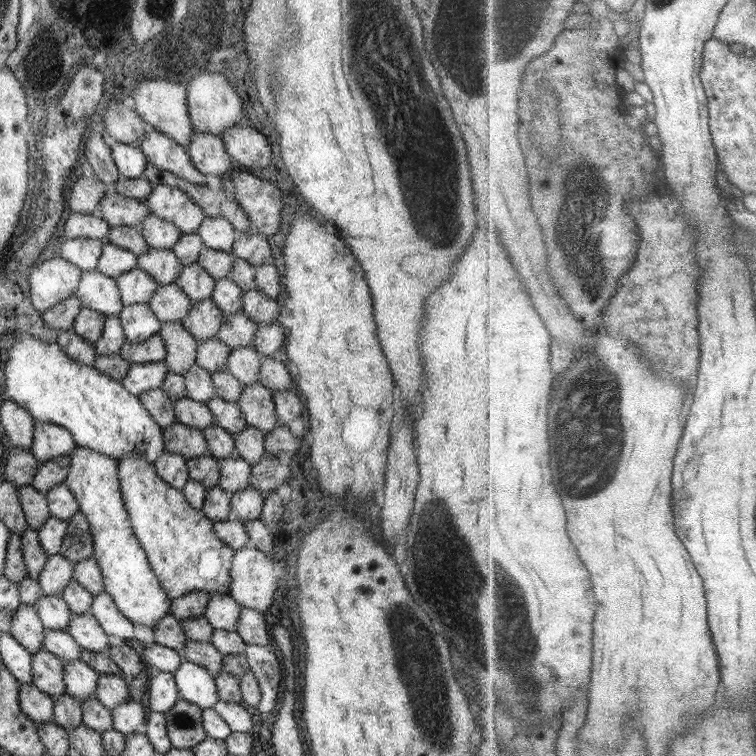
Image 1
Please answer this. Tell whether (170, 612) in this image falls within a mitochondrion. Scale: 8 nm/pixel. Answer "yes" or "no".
no

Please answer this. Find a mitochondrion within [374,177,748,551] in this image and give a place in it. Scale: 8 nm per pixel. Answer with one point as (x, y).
(603, 415)

